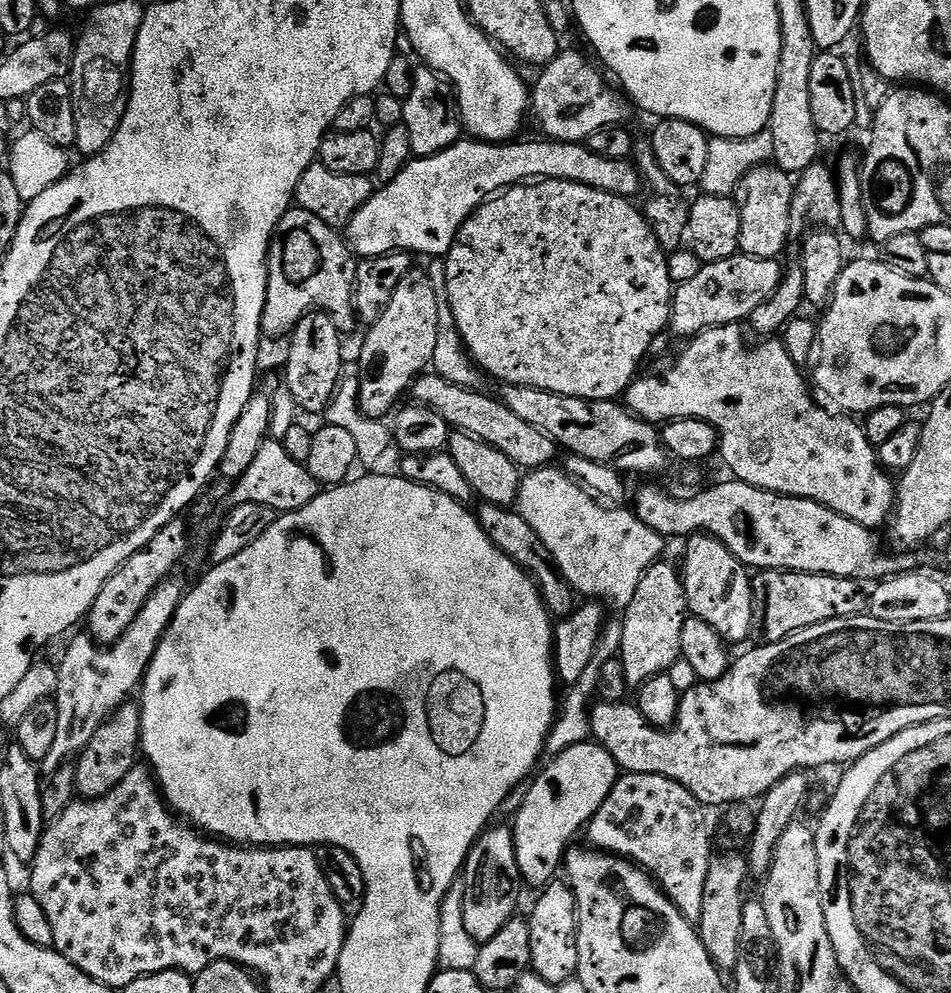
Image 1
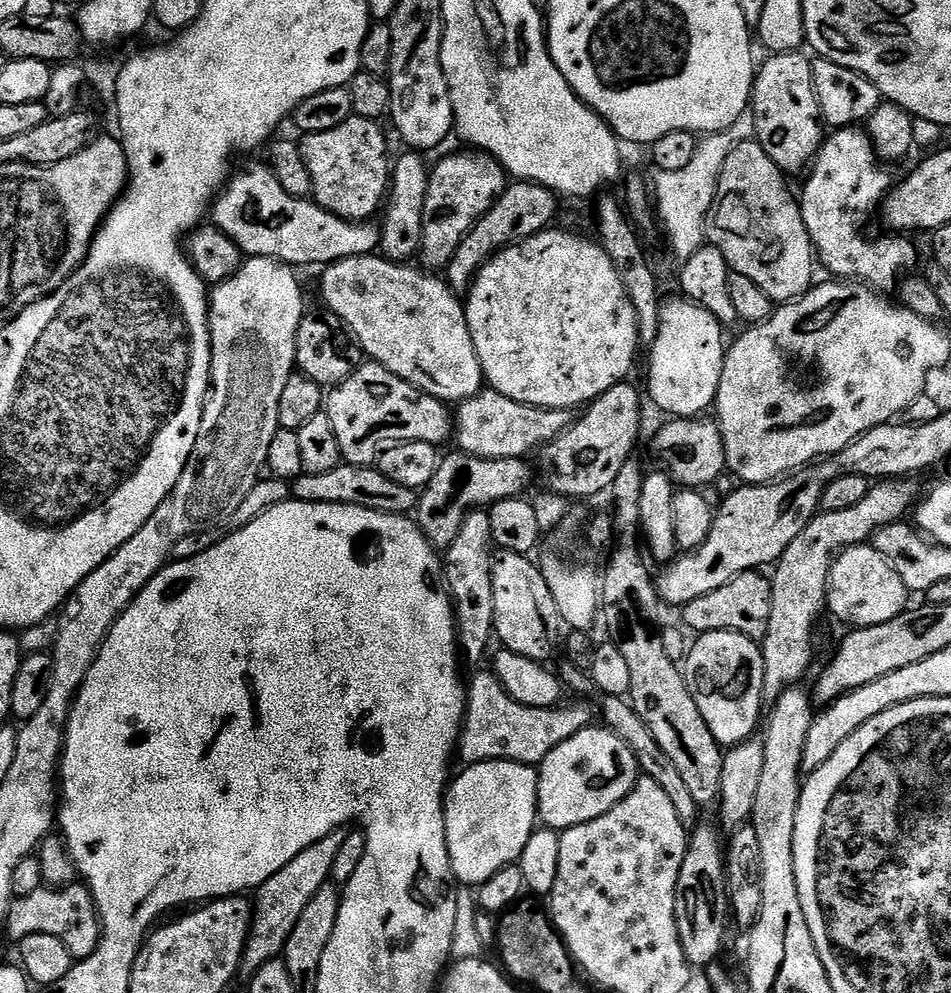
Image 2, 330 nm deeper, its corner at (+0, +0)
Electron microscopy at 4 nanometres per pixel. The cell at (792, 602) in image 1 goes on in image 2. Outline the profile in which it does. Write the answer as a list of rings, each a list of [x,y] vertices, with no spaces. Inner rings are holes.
[[[763,571],[743,572],[738,578],[730,578],[726,586],[718,586],[718,590],[710,590],[710,594],[702,594],[702,598],[694,598],[694,602],[683,605],[683,627],[692,634],[705,632],[737,632],[746,638],[763,641],[766,630],[770,626],[770,602],[772,601],[772,582]]]

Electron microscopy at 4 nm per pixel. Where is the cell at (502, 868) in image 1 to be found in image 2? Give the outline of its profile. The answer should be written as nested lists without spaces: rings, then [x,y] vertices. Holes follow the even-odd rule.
[[[487,760],[477,764],[469,764],[463,769],[460,777],[449,783],[444,794],[444,829],[446,830],[446,846],[450,854],[452,875],[461,885],[479,886],[484,884],[498,870],[517,863],[522,850],[526,850],[526,842],[532,840],[532,833],[538,827],[538,772],[533,765],[519,764],[513,760]]]

